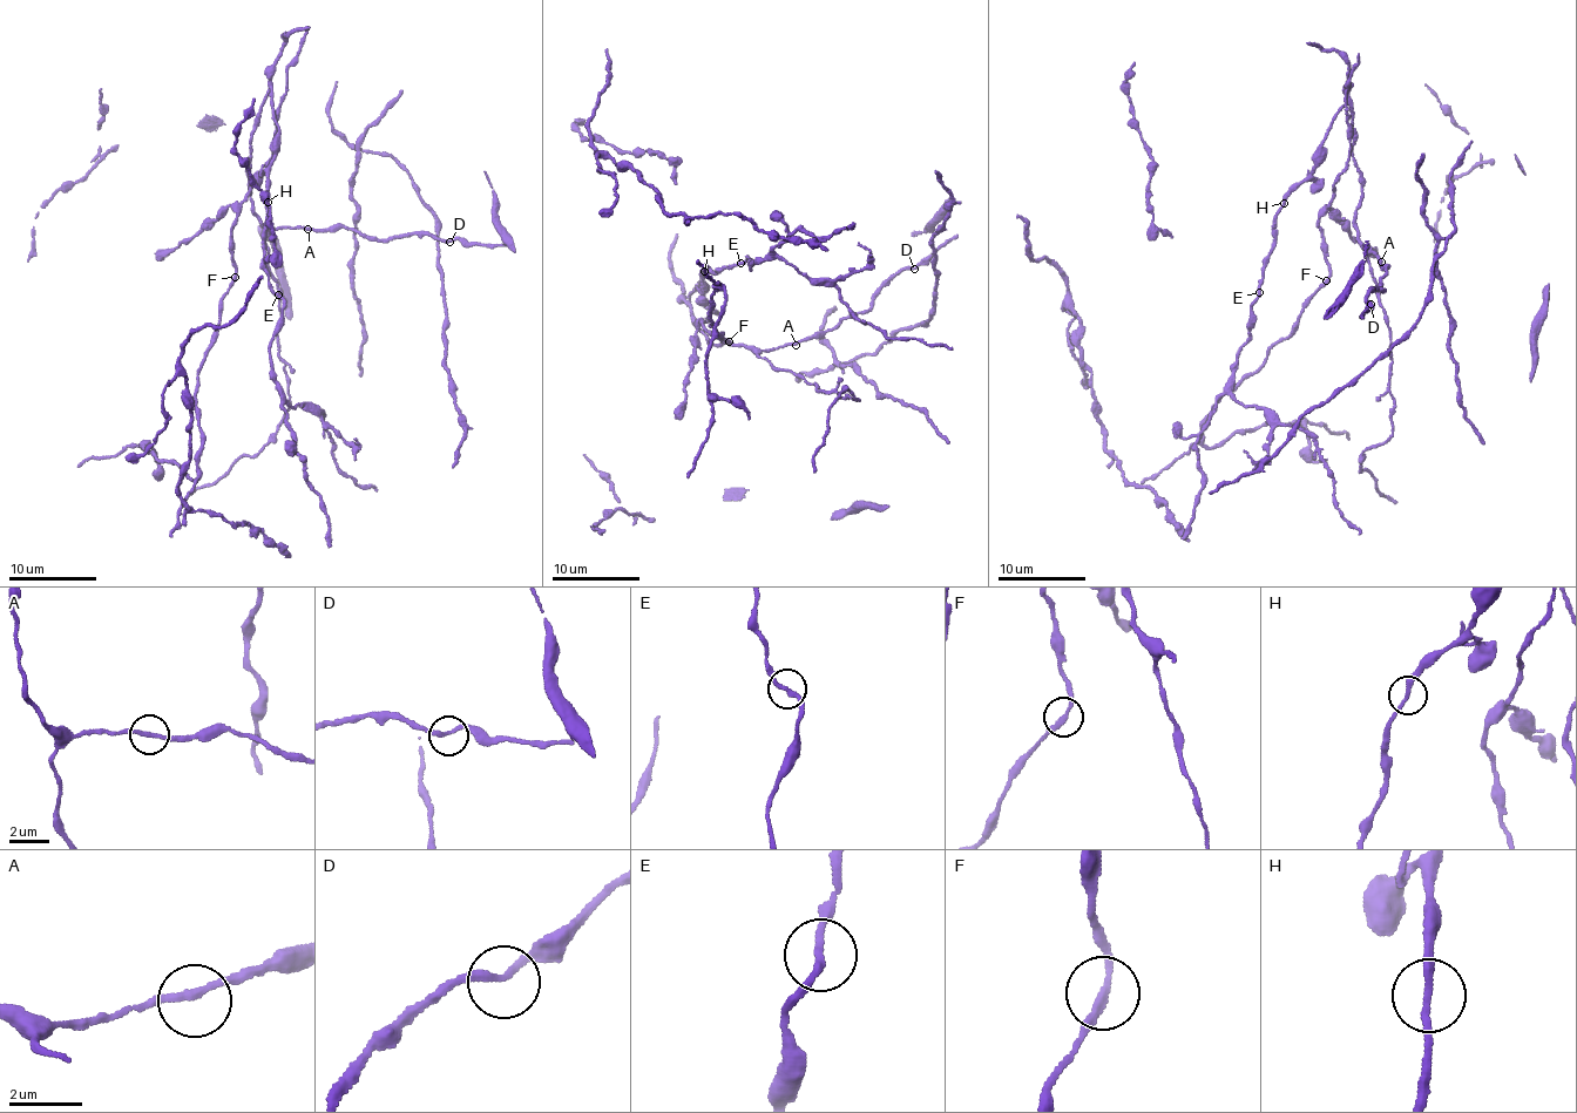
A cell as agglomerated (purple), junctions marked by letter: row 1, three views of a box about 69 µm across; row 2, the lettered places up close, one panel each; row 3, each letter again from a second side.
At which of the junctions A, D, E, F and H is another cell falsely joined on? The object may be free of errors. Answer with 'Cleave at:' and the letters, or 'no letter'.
Cleave at: no letter

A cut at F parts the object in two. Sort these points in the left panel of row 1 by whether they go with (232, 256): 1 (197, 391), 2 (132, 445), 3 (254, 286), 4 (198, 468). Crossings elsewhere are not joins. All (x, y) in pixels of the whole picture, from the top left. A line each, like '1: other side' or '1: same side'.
1: other side
2: other side
3: same side
4: other side

